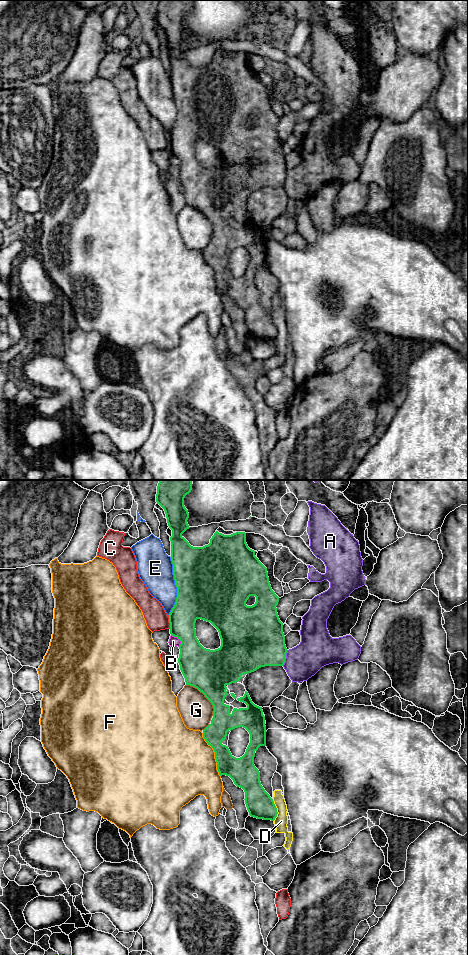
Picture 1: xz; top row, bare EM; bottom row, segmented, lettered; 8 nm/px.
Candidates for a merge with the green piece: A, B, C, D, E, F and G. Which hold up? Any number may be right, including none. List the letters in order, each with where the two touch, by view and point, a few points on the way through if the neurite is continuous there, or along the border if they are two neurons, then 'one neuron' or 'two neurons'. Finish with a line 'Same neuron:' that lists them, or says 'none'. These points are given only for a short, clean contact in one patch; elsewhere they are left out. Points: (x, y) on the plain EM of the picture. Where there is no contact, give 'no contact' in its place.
A: meets green in xz at (285, 178); border along xz (287, 170), (285, 182), (282, 185); two neurons
B: meets green in xz at (178, 158); two neurons
C: meets green in xz at (169, 142); two neurons
D: meets green in xz at (276, 330); two neurons
E: meets green in xz at (176, 106); two neurons
F: meets green in xz at (215, 275); two neurons
G: meets green in xz at (205, 216); two neurons
Same neuron: none

